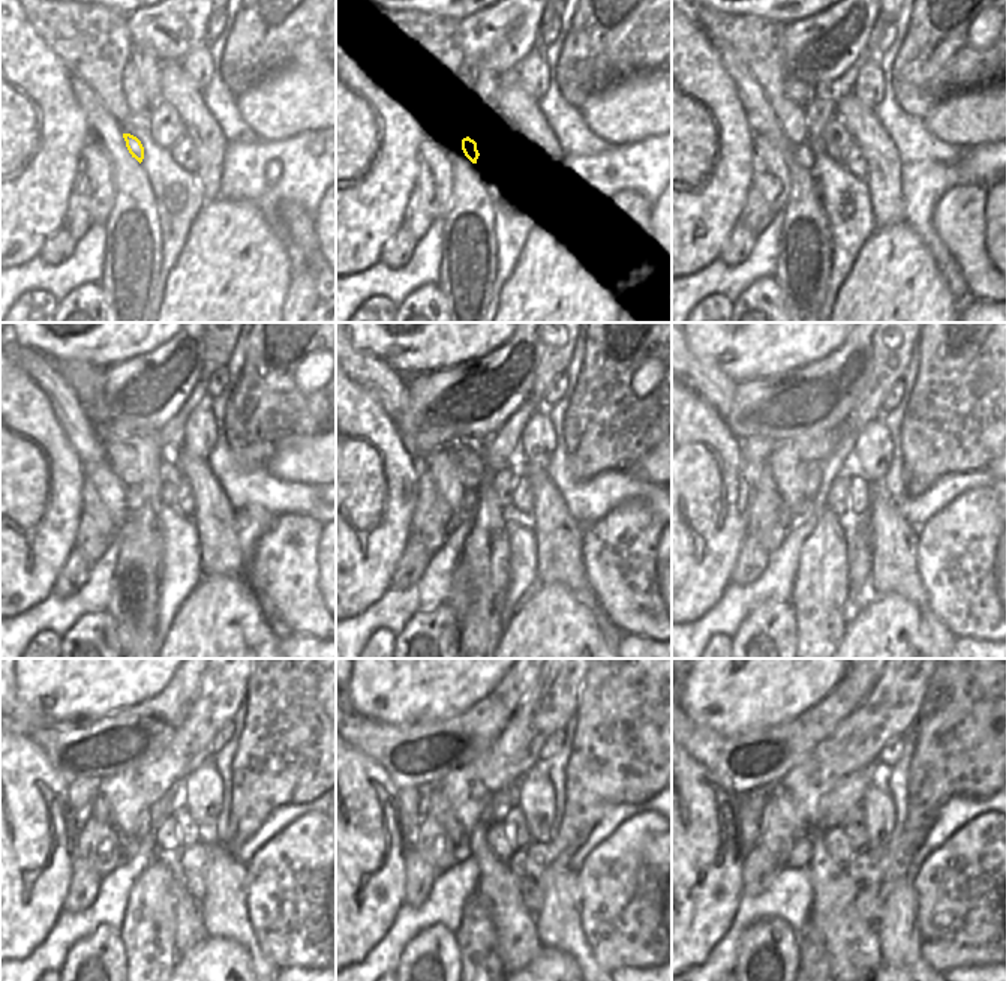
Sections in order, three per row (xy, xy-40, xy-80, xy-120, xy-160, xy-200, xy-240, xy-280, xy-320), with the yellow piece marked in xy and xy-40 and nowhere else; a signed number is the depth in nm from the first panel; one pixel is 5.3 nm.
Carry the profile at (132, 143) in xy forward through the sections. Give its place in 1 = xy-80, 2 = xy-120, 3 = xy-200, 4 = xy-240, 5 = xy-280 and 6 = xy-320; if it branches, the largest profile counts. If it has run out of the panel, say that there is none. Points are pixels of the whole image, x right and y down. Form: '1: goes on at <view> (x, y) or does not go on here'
1: goes on at xy-80 (804, 155)
2: goes on at xy-120 (134, 500)
3: goes on at xy-200 (805, 509)
4: goes on at xy-240 (131, 848)
5: goes on at xy-280 (464, 848)
6: goes on at xy-320 (801, 854)

